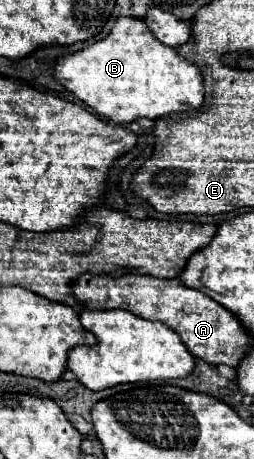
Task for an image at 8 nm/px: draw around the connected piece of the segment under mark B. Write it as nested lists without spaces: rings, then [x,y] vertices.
[[[119,16],[103,40],[79,52],[65,54],[53,68],[55,80],[83,100],[97,114],[117,124],[135,118],[159,118],[171,112],[195,110],[203,104],[203,78],[195,64],[177,56],[175,48],[161,44],[139,18]]]

